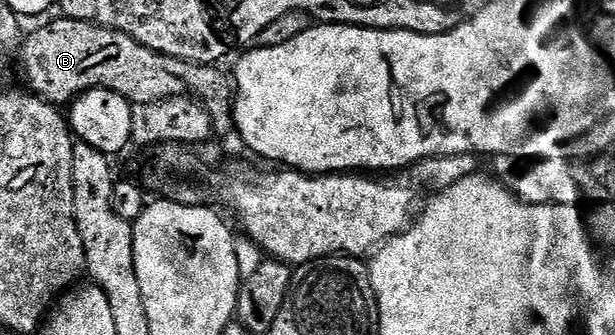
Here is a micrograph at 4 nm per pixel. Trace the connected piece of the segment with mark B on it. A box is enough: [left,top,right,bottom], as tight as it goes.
[19,16,235,124]

